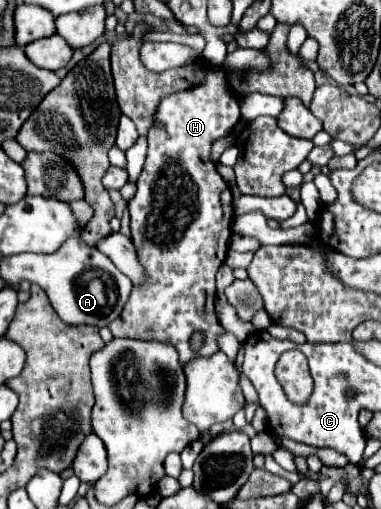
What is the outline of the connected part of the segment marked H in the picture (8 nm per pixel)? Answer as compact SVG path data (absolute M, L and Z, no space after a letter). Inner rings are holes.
M211 68L205 76L205 82L197 88L175 92L165 96L157 108L159 120L165 122L163 130L149 130L149 154L143 166L141 176L137 178L137 192L129 200L131 214L131 240L137 250L139 264L143 266L145 280L133 286L131 296L117 320L109 324L113 336L119 338L137 338L137 340L161 340L173 344L179 352L179 364L185 366L197 356L213 356L219 352L217 340L225 332L221 328L213 302L215 302L215 274L227 256L227 242L231 238L231 220L233 220L233 196L229 186L221 180L215 170L215 164L209 158L211 144L217 138L229 136L235 124L239 122L239 106L235 94L225 82L225 74L219 68ZM195 330L205 332L205 346L199 352L193 352L189 338Z

